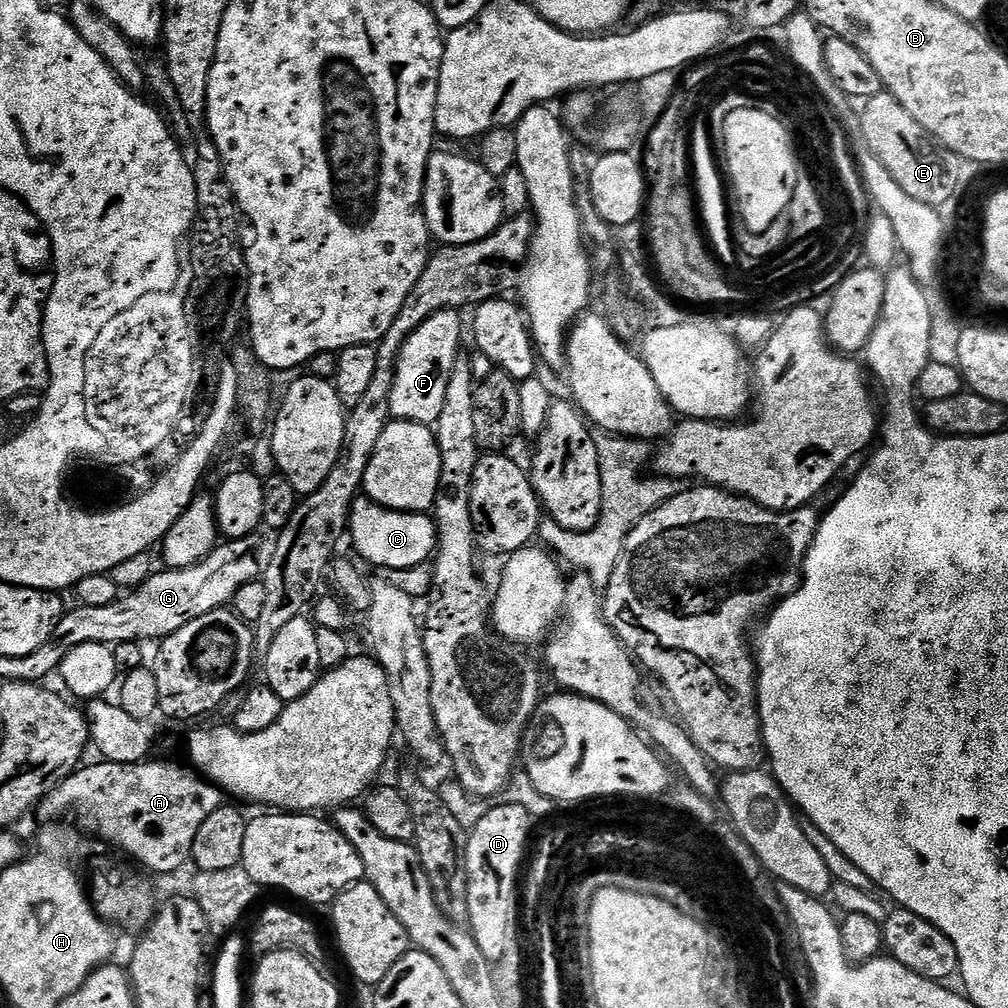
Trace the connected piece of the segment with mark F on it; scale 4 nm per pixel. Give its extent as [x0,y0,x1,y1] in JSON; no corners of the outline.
[390,310,462,426]

